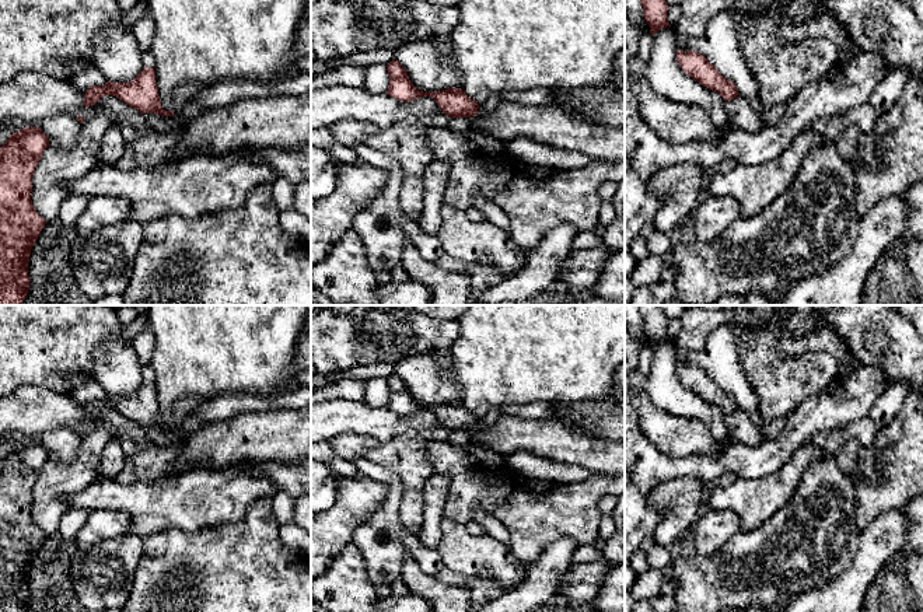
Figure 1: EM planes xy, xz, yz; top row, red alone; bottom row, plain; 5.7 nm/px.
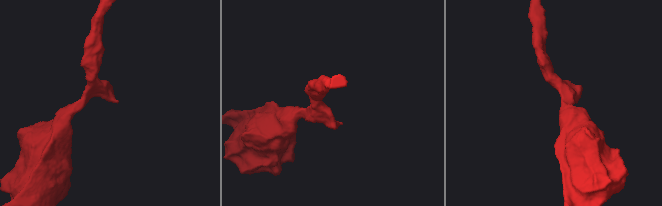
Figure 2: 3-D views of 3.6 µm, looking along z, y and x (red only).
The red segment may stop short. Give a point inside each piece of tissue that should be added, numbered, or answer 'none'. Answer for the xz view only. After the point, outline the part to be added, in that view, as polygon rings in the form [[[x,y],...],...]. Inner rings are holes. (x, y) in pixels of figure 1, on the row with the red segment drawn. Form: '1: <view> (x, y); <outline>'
1: xz (492, 102); [[[500,94],[489,97],[485,104],[479,105],[478,115],[487,116],[493,113],[503,101],[504,99],[500,97]]]

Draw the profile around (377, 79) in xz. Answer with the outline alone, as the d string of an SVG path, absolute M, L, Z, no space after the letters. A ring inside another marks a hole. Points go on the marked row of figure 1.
M370 64L366 67L366 81L363 88L371 94L385 94L389 84L387 64Z

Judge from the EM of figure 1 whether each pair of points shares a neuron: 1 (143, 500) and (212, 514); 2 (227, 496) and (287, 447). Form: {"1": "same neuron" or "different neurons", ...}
{"1": "same neuron", "2": "different neurons"}

